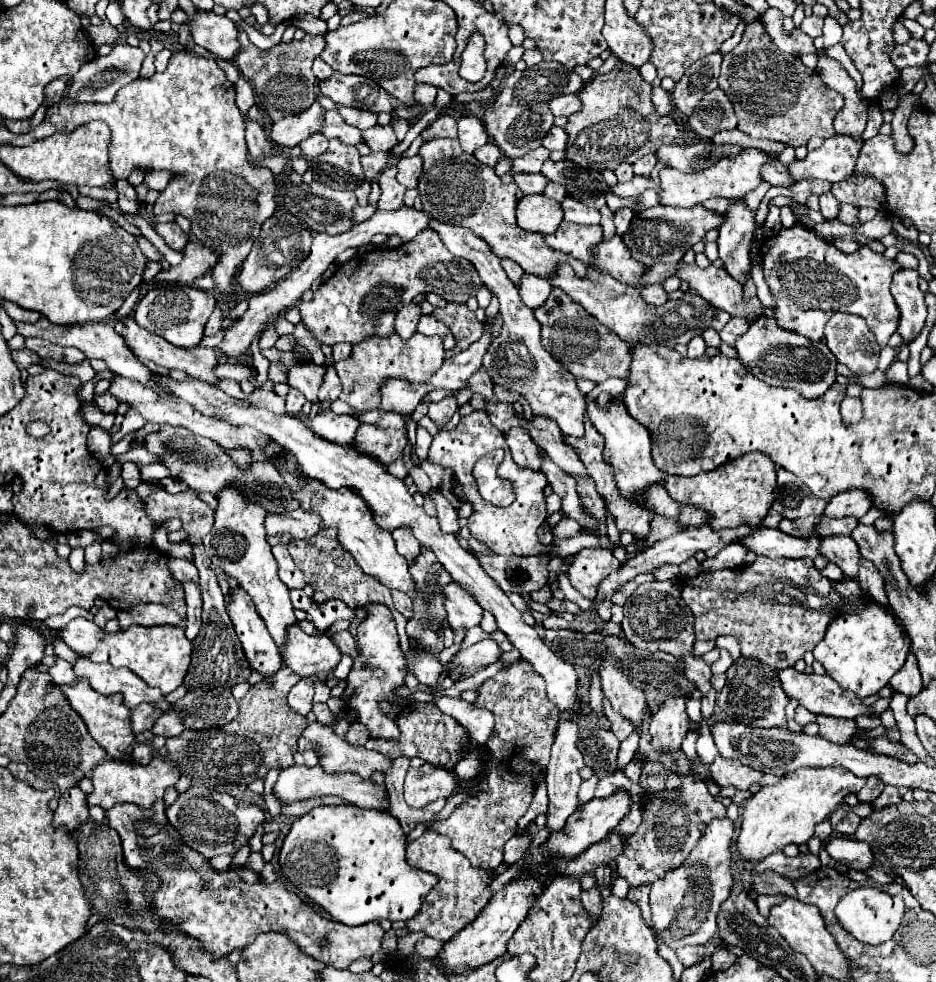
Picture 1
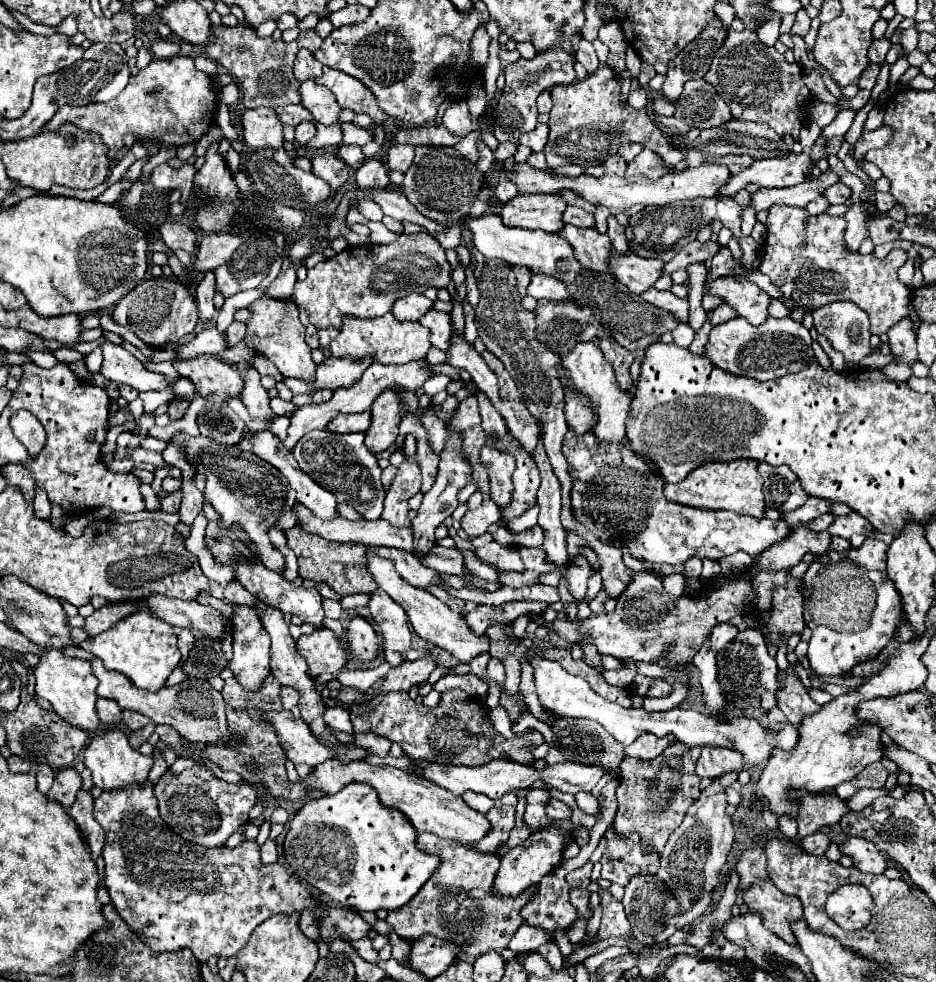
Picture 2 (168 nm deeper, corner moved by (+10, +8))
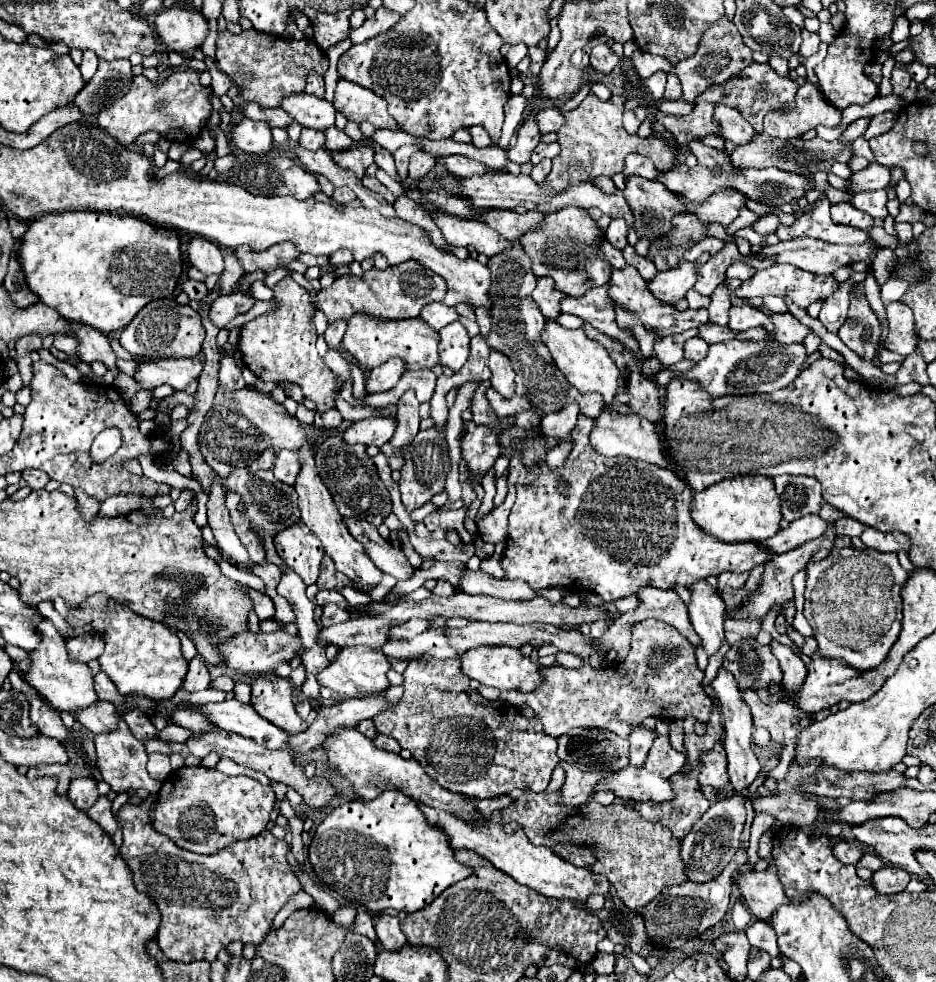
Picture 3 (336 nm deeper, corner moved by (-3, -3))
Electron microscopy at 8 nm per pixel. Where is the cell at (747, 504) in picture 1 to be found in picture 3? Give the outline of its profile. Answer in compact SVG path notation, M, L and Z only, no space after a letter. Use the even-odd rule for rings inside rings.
M735 476L721 480L693 496L691 502L691 518L705 528L711 536L723 542L761 542L779 532L781 512L779 512L779 496L775 492L775 484L767 476Z

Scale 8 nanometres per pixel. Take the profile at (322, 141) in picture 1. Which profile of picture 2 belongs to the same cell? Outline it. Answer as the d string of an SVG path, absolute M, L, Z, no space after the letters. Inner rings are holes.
M304 121L296 127L296 143L298 145L306 145L314 135L316 135L316 127L310 121Z

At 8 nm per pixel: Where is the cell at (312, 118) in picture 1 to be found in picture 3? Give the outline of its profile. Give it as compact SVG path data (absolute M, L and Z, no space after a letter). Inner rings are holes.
M243 118L235 128L233 132L229 134L229 138L233 140L233 144L247 152L247 154L269 154L271 148L273 148L273 136L271 136L271 128L265 126L263 122L257 122L257 120L249 120L249 118Z

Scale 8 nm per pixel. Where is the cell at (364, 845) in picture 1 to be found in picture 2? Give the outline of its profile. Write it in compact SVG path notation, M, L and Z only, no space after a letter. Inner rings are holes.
M350 783L336 795L308 801L292 819L284 857L294 875L354 911L400 909L440 865L440 857L416 849L416 829L408 817L386 807L368 783Z

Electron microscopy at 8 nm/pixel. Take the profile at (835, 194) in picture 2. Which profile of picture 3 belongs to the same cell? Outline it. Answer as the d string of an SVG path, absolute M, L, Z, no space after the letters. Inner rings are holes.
M885 190L859 192L859 194L855 194L855 196L851 198L851 204L853 204L857 210L861 210L861 212L873 216L873 218L877 218L877 216L885 218L885 216L887 216L887 206L885 206L885 204L887 204L887 194L885 194Z

